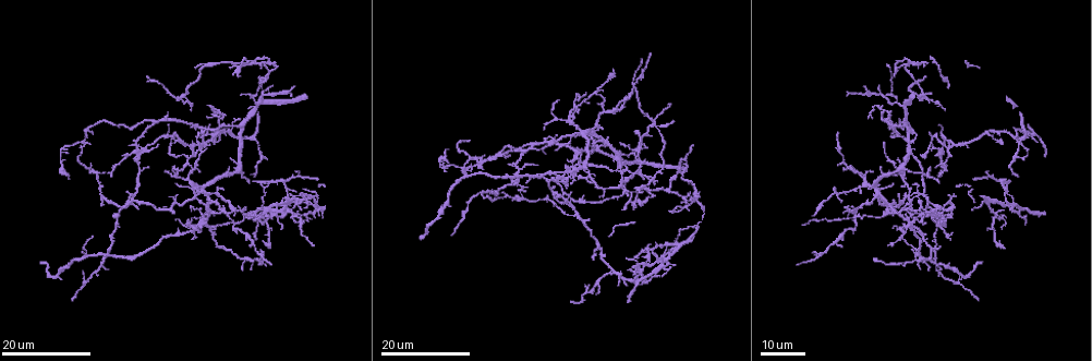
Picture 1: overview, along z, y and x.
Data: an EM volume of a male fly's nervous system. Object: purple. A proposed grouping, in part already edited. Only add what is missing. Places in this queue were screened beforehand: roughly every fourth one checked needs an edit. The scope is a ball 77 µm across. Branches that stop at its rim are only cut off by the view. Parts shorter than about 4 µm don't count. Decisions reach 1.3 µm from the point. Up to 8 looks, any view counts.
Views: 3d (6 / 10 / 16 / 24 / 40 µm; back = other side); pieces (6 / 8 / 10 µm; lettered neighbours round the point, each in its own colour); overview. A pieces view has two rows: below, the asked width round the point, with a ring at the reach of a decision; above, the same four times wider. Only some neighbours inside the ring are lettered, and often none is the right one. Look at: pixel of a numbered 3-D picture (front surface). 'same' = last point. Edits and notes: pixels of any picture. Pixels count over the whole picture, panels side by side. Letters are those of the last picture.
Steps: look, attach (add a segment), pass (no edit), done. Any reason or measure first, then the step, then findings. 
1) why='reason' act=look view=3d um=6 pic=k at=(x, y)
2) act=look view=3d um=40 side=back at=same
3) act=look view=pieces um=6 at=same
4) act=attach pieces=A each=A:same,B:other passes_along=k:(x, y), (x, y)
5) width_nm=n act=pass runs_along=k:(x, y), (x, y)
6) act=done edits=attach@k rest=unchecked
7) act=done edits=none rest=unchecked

why='free end' act=look view=3d um=24 pic=1 at=(242, 95)

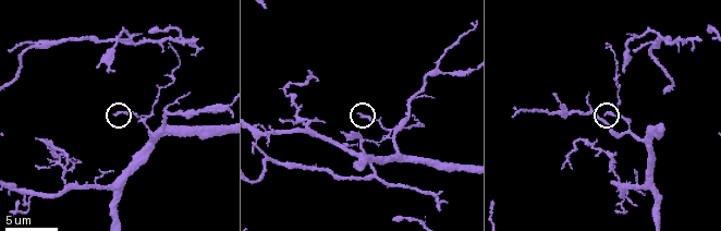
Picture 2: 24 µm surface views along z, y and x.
why='what lies round it' act=look view=pieces um=10 pic=2 at=(118, 113)

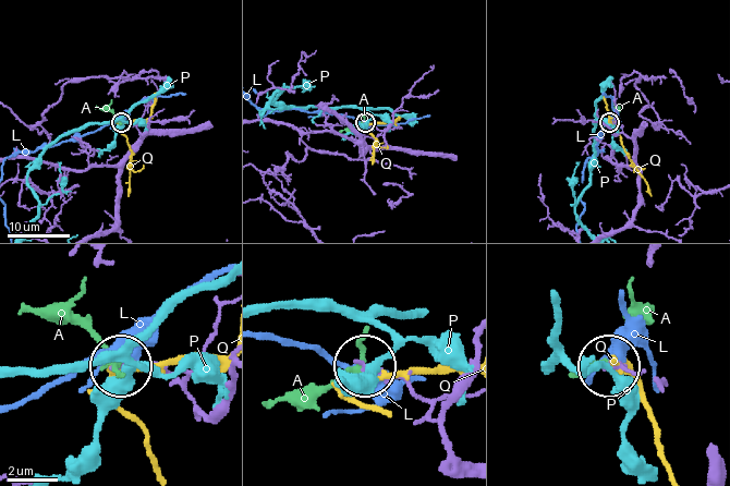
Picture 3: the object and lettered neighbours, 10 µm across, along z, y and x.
act=pass each=A:other,L:other,P:other,Q:other runs_along=3:(449, 440), (405, 385), (364, 367) found='none of them fits'

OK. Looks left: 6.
why='an open end' act=look view=3d um=24 pic=1 at=(250, 180)

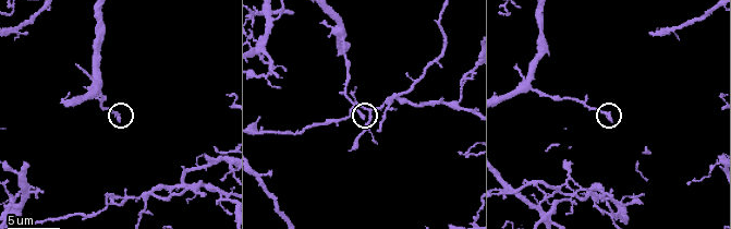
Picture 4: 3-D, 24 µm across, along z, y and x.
act=look view=pieces um=6 pic=4 at=(363, 118)

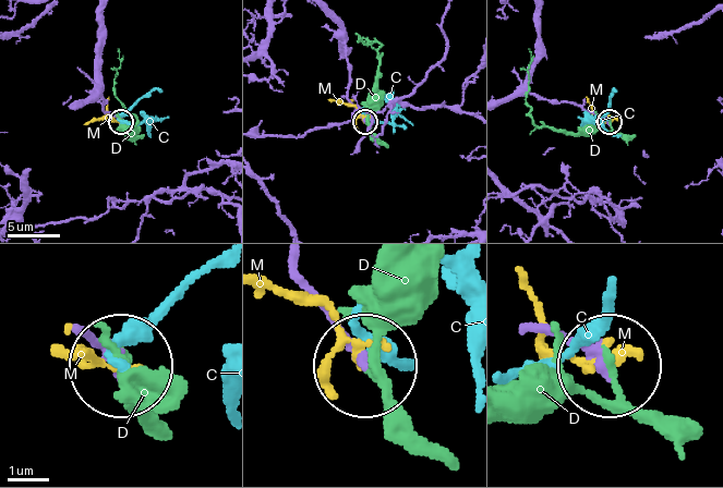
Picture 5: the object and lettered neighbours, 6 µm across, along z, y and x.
act=pass each=C:other,D:other,M:other found='none of them fits'

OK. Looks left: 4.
why='branch stops here' act=look view=3d um=24 pic=1 at=(876, 258)

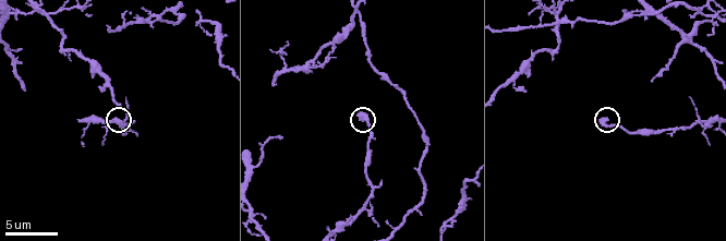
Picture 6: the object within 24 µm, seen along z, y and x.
act=look view=pieces um=6 pic=6 at=(602, 121)

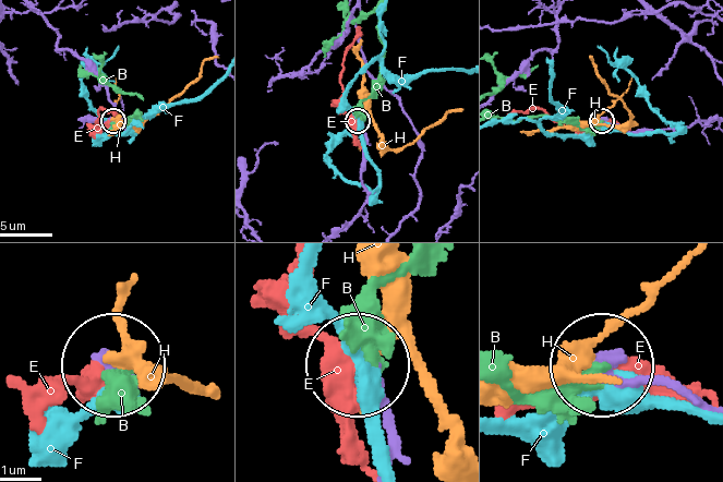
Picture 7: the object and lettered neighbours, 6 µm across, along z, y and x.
act=pass each=B:other,E:other,F:other,H:other runs_along=7:(697, 398), (606, 368) found='none of them fits'

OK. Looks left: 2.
why='an open end' act=look view=3d um=16 pic=1 at=(812, 253)

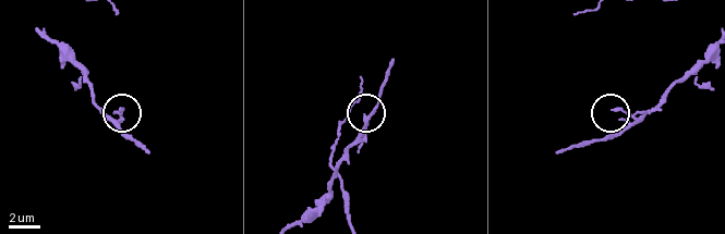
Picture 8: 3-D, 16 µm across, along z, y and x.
act=look view=pieces um=6 pic=8 at=(119, 110)

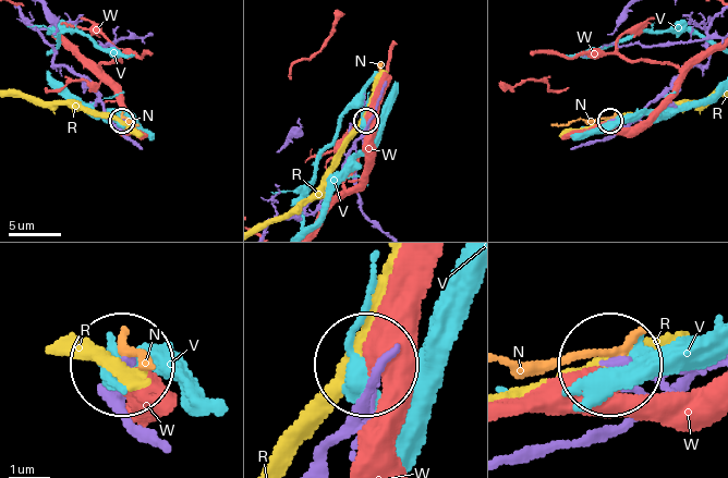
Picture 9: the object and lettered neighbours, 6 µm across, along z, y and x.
act=pass each=N:other,R:other,V:other,W:other found='no lettered segment goes on from it'

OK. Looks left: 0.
act=done edits=none rest=unchecked

